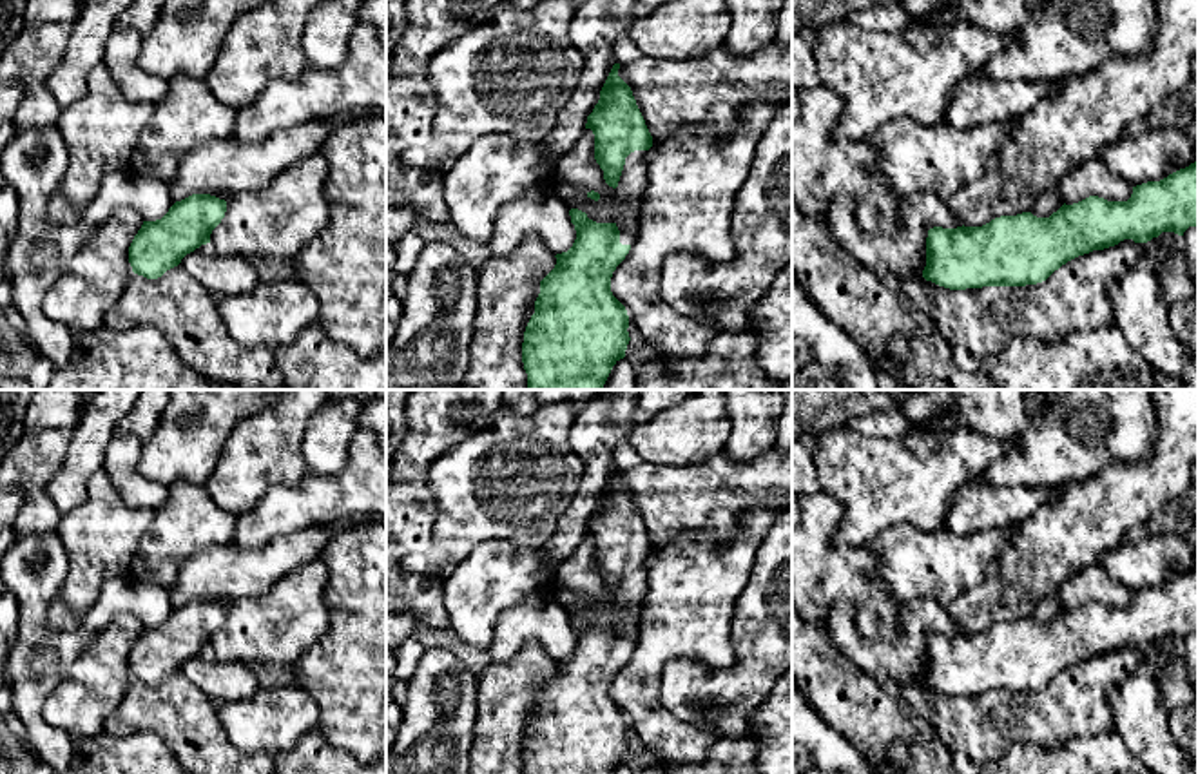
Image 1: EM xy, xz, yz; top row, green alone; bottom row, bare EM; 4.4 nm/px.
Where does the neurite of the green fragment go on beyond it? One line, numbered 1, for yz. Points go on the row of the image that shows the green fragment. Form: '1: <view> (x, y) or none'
1: none

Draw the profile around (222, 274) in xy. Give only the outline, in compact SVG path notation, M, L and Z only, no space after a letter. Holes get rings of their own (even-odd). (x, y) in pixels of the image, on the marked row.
M210 243L187 254L179 265L216 297L243 294L261 283L256 266L245 256L221 256Z

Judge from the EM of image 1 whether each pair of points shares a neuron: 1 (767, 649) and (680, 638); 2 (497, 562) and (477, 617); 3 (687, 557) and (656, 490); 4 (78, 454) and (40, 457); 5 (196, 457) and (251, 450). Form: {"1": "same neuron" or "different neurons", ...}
{"1": "different neurons", "2": "same neuron", "3": "different neurons", "4": "different neurons", "5": "different neurons"}

